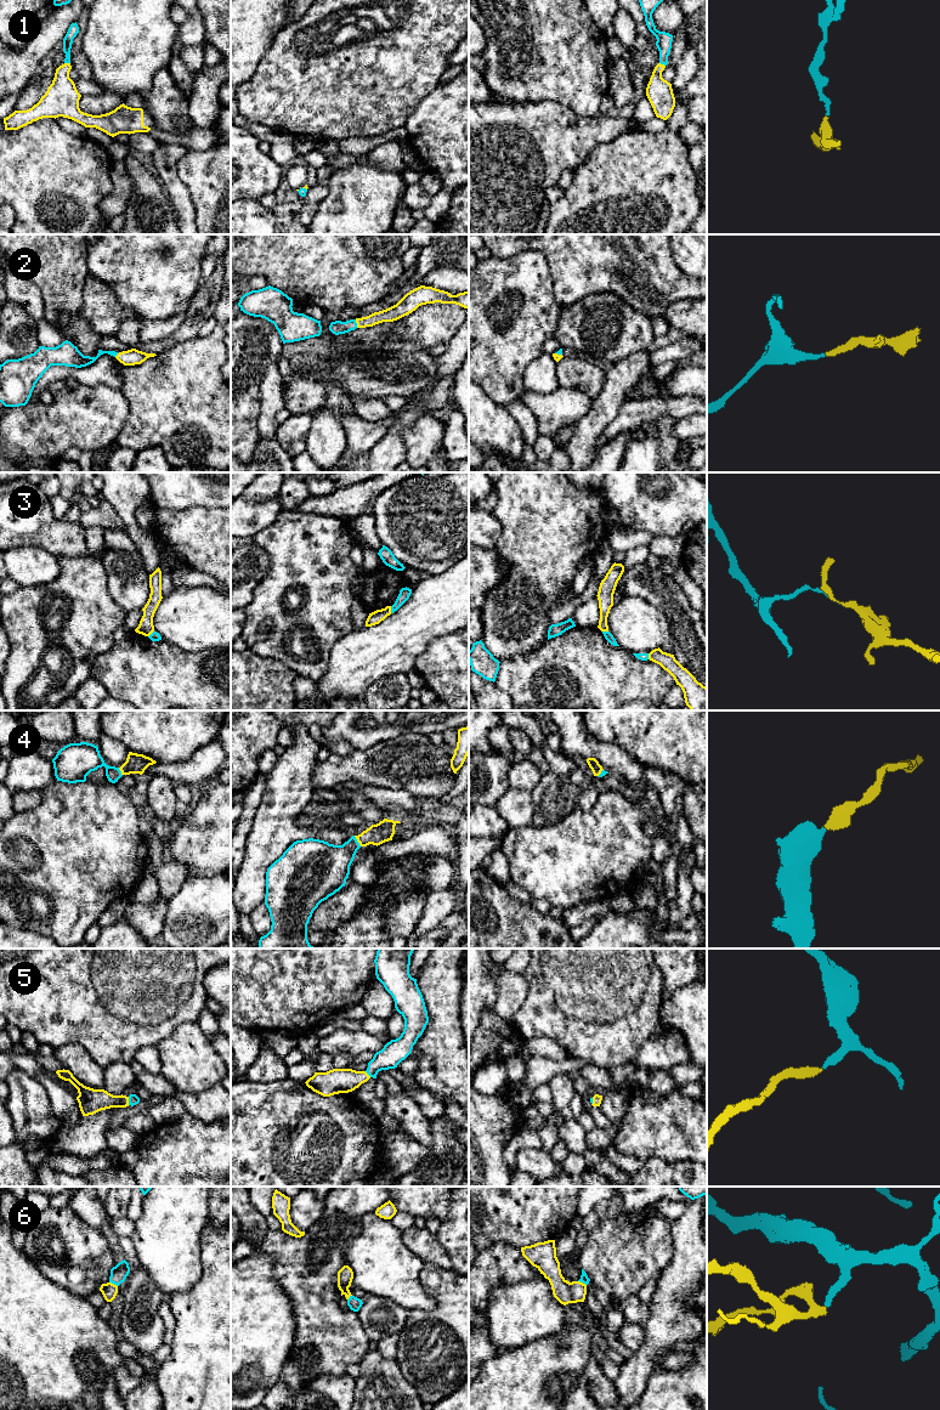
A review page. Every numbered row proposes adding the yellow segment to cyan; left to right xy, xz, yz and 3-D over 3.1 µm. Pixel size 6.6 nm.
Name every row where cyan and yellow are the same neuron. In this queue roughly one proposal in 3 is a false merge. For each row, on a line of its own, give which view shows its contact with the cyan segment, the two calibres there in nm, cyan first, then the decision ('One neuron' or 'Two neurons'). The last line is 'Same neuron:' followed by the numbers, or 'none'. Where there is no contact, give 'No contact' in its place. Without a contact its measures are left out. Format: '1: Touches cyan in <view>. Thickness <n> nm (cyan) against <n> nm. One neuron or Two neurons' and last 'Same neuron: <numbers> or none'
1: Touches cyan in xy. Thickness 70 nm (cyan) against 220 nm. One neuron
2: Touches cyan in xz. Thickness 90 nm (cyan) against 100 nm. One neuron
3: Touches cyan in xz. Thickness 80 nm (cyan) against 90 nm. Two neurons
4: Touches cyan in xz. Thickness 280 nm (cyan) against 140 nm. One neuron
5: Touches cyan in xy. Thickness 70 nm (cyan) against 160 nm. One neuron
6: Touches cyan in xy. Thickness 110 nm (cyan) against 100 nm. One neuron
Same neuron: 1, 2, 4, 5, 6

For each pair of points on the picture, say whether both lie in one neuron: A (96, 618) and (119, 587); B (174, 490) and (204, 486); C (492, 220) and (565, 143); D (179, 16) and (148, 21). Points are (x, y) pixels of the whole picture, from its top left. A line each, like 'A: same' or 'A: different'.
A: different
B: same
C: same
D: different

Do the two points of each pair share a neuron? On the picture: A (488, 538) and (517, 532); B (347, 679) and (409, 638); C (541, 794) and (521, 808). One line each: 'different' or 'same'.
A: different
B: same
C: different

